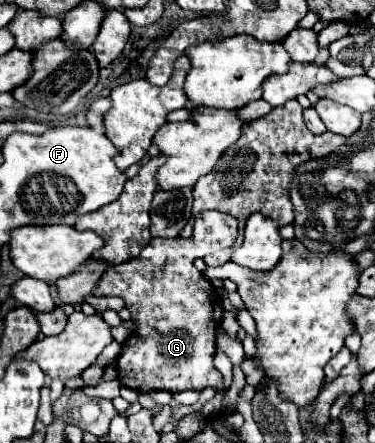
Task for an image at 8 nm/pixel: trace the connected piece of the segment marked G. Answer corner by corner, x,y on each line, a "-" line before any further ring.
201,211
195,219
191,239
167,239
169,259
165,265
149,269
151,261
131,259
121,265
109,267
93,289
95,297
121,297
125,307
131,311
135,329
123,343
117,357
115,369
117,379
125,387
149,387
135,391
157,391
157,389
179,389
179,391
201,391
212,386
224,393
223,375
213,367
217,351
215,331
223,317
223,301
217,289
203,273
193,265
195,259
205,257
217,247
227,249
237,239
237,221
221,211

